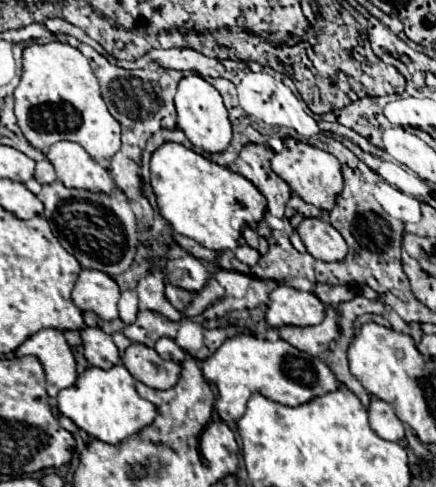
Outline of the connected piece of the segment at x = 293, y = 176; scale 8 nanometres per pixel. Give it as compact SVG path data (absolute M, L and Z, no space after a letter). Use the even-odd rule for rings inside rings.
M285 138L285 150L273 156L271 168L279 178L283 178L289 184L289 188L297 196L301 196L307 204L313 204L321 210L333 210L335 198L343 190L343 174L339 160L333 154L319 150L311 144L299 142L295 138Z

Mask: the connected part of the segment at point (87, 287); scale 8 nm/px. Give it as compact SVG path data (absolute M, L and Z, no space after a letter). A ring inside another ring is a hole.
M81 270L71 298L79 310L91 310L101 320L117 318L117 302L119 302L119 286L117 282L99 270Z

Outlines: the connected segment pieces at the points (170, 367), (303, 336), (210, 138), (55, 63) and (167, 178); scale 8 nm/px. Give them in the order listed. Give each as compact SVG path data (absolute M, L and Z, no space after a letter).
M131 344L121 354L121 362L135 380L157 390L169 390L179 380L179 364L163 360L153 348L145 344Z
M329 308L325 314L325 320L317 326L305 326L305 328L281 326L277 332L291 346L295 346L311 356L321 356L327 350L329 342L335 340L339 334L337 318L339 318L337 312L333 308Z
M189 74L181 78L175 94L175 108L179 114L177 126L185 132L185 136L193 142L193 146L203 148L205 152L221 152L231 142L231 122L227 118L227 108L223 104L221 94L205 82L199 74Z
M49 42L49 44L31 44L23 50L23 74L21 82L13 92L15 98L15 116L21 132L29 140L31 146L37 150L45 150L47 146L59 142L59 140L73 140L81 144L93 160L109 160L121 146L119 134L121 126L115 122L115 118L109 114L101 92L99 82L87 62L87 58L73 46L63 42Z
M163 142L151 154L149 170L159 214L177 234L195 240L203 248L215 252L235 250L235 244L241 242L243 228L257 228L267 210L267 200L245 176L211 162L183 144Z

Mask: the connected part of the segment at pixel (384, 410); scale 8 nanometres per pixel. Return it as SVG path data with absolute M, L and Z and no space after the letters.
M373 396L367 408L367 414L369 414L369 424L377 436L381 436L383 440L393 440L393 442L403 440L403 430L405 430L403 422L397 418L391 404Z

